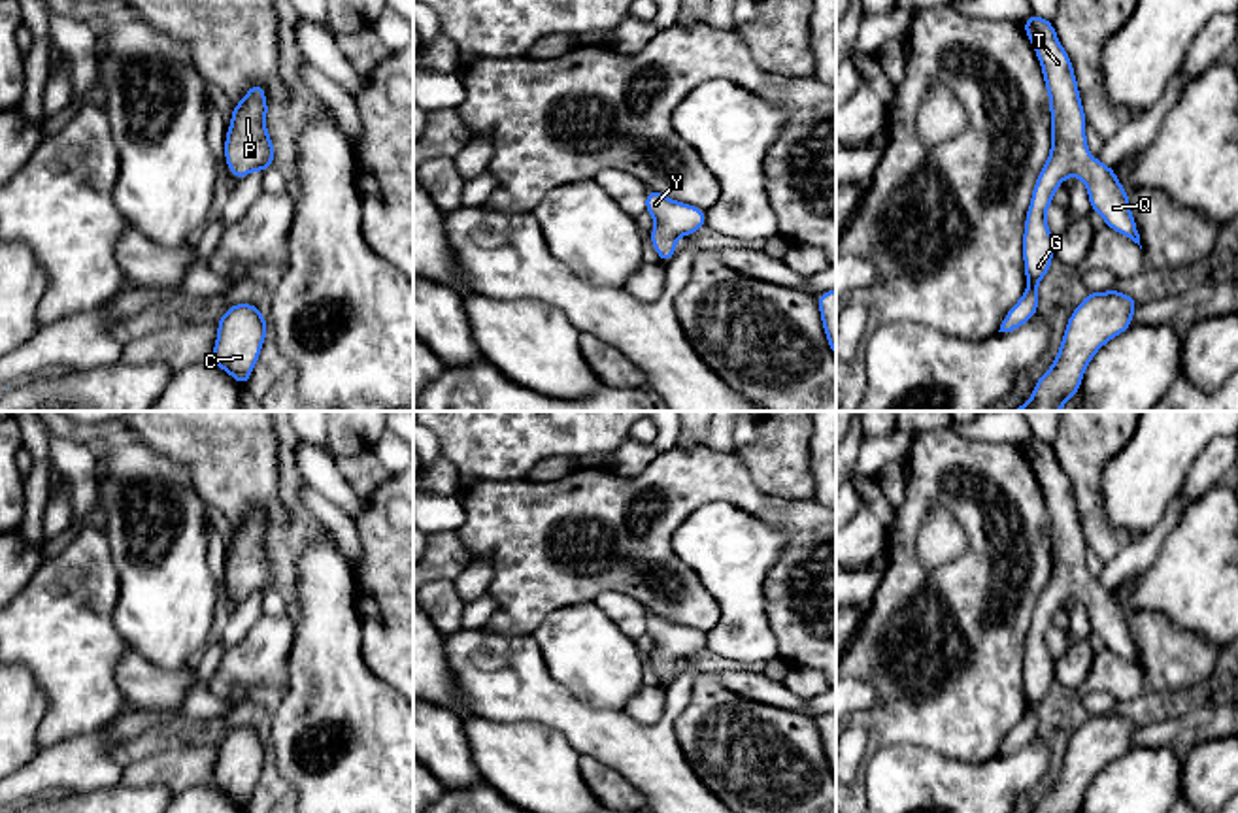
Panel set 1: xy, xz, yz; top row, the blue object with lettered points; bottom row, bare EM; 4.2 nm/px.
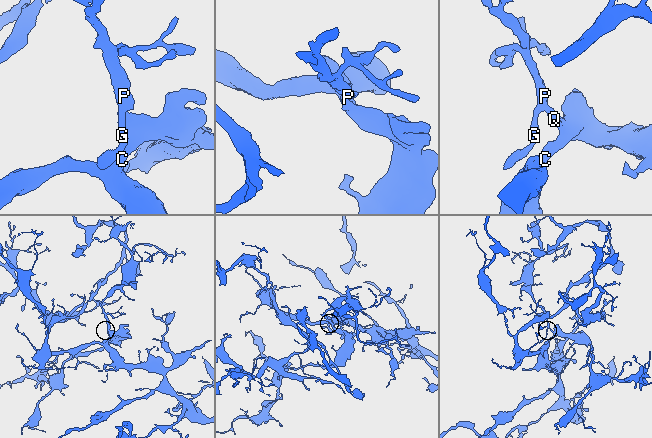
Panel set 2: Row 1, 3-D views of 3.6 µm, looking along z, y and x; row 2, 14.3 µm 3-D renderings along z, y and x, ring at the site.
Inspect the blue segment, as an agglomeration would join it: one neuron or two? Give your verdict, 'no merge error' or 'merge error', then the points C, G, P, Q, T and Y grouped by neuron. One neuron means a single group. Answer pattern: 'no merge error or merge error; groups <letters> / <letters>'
no merge error; groups C G P Q T Y

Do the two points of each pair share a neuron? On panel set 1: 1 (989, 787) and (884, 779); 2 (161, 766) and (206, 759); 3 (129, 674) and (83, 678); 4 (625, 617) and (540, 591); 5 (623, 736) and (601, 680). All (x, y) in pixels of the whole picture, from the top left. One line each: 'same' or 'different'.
1: same
2: same
3: different
4: different
5: different

